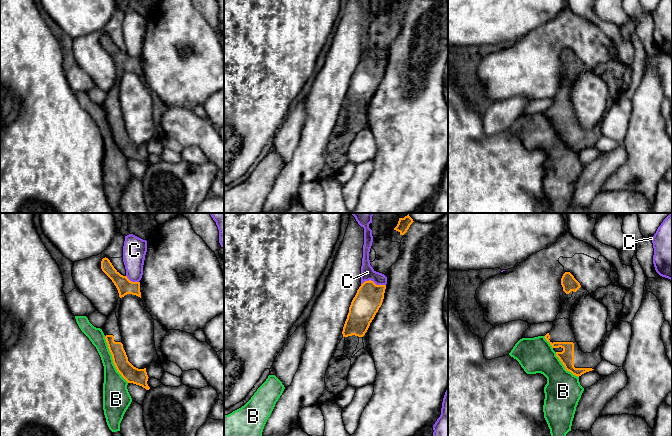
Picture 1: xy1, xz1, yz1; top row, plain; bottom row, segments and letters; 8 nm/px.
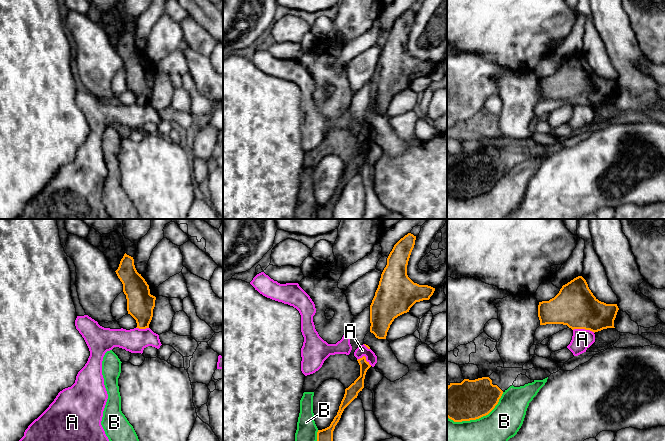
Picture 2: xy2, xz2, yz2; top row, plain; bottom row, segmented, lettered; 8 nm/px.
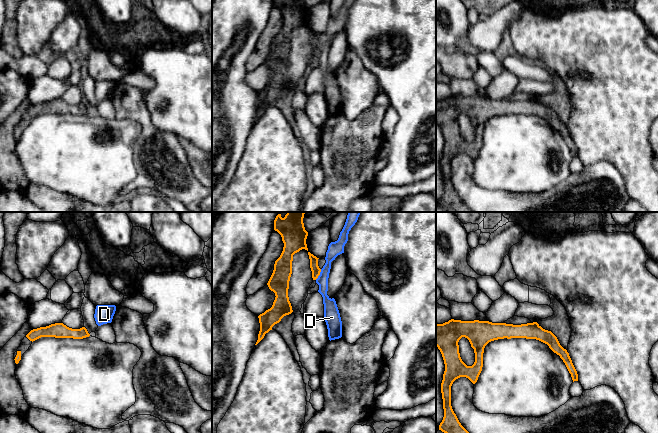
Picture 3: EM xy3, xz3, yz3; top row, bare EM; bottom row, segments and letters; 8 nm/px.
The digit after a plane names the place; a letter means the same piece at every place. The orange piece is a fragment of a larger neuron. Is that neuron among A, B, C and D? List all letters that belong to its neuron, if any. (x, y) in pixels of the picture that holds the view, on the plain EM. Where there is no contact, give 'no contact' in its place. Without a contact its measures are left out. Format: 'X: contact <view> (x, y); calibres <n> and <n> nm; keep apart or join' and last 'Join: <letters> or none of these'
A: contact yz2 (584, 104); calibres 340 and 160 nm; keep apart
B: contact yz2 (478, 194); calibres 320 and 380 nm; keep apart
C: contact xz1 (372, 57); calibres 220 and 110 nm; keep apart
D: contact xz3 (319, 50); calibres 70 and 120 nm; keep apart
Join: none of these

